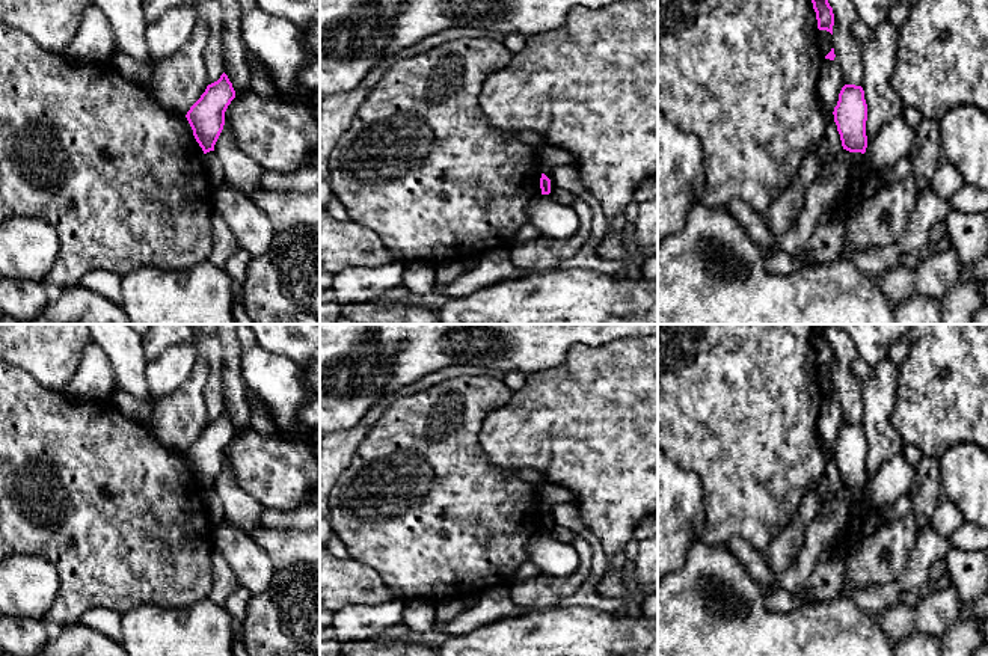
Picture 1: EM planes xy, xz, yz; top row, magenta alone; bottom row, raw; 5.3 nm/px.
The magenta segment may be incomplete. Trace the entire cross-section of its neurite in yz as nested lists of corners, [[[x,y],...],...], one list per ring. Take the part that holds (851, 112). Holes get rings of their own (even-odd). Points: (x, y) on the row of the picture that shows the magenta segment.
[[[845,84],[833,115],[843,149],[864,154],[867,148],[867,104],[863,87]]]

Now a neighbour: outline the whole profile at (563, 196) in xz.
[[[555,187],[554,190],[551,190],[549,196],[552,201],[561,205],[573,205],[576,201],[576,196],[573,193],[561,187]]]

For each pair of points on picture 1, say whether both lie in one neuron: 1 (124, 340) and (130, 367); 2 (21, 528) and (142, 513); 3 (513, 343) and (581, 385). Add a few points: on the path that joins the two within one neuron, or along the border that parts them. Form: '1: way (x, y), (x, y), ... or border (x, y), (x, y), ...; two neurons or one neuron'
1: way (124, 346), (128, 361); one neuron
2: way (52, 513), (112, 513); one neuron
3: border (579, 344), (575, 344), (557, 365), (527, 376); two neurons

